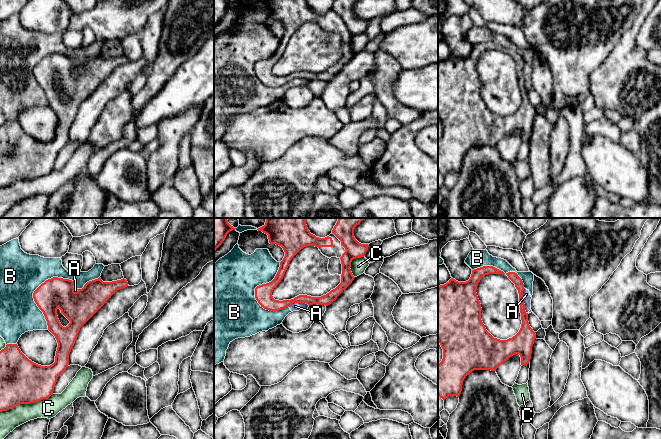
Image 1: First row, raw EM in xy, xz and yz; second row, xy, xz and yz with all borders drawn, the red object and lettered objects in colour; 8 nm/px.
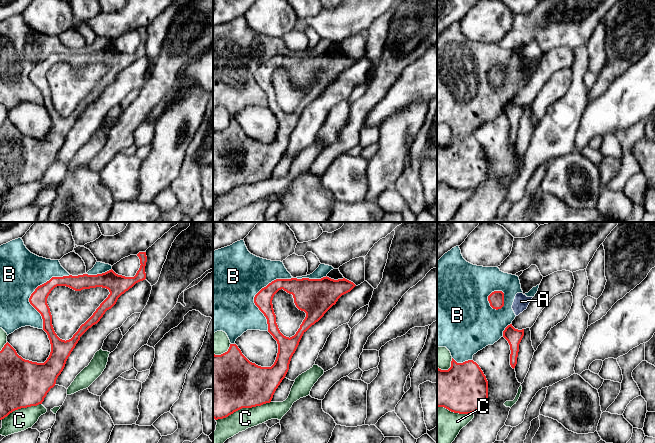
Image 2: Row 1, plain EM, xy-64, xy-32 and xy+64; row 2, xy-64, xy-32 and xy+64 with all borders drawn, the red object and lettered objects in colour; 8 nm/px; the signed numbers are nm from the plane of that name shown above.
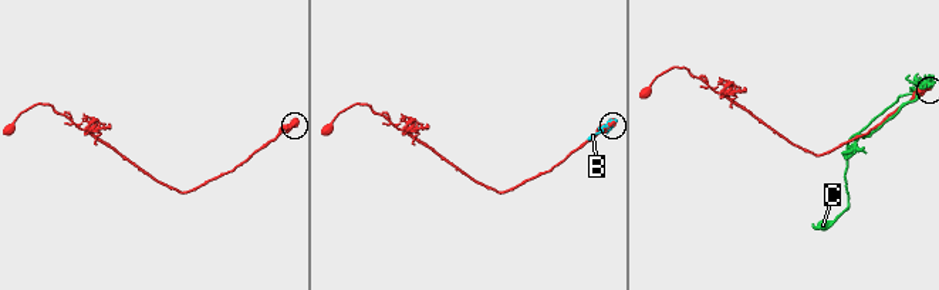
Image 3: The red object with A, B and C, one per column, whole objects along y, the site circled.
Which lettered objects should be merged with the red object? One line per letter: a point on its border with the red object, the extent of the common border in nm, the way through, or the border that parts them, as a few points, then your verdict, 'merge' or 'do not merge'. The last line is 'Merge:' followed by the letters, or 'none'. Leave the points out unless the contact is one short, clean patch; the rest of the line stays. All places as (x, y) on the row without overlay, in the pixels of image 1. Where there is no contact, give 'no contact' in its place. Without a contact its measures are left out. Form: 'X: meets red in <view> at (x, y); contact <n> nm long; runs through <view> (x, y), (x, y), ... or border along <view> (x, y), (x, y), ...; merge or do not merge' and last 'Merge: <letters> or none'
A: meets red in yz at (523, 77); contact 200 nm long; border along yz (524, 64), (523, 79), (524, 86), (527, 89); do not merge
B: meets red in xy at (49, 55); contact 600 nm long; do not merge
C: meets red in xy at (26, 179); contact 460 nm long; do not merge
Merge: none

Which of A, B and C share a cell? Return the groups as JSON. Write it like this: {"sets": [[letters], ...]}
{"sets": [["A", "B"], ["C"]]}

